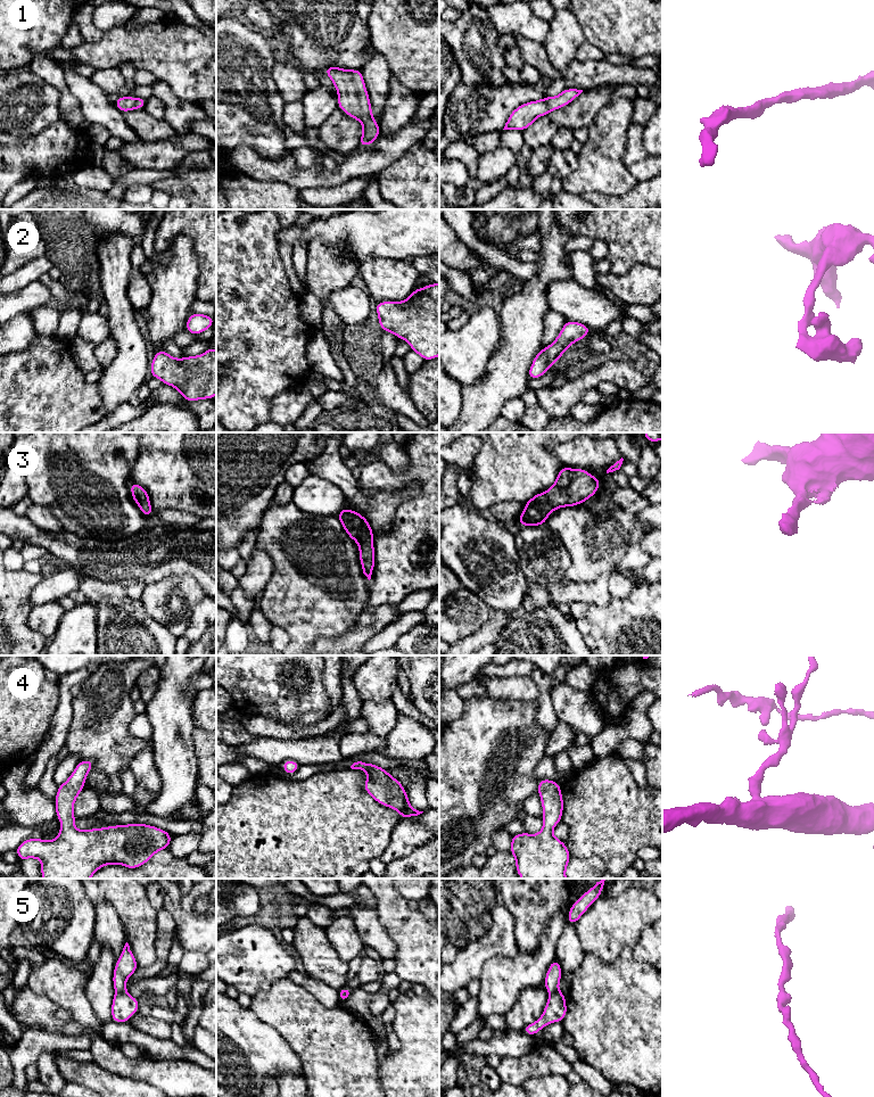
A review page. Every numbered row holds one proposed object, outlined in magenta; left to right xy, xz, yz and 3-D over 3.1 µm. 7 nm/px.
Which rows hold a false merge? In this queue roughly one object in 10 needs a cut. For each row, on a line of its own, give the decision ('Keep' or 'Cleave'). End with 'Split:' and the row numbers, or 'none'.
1: Keep
2: Keep
3: Keep
4: Keep
5: Keep
Split: none

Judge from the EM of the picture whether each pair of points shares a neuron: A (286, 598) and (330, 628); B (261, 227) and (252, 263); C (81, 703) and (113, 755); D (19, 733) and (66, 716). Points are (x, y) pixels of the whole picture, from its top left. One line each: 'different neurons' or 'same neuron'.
A: same neuron
B: same neuron
C: same neuron
D: different neurons

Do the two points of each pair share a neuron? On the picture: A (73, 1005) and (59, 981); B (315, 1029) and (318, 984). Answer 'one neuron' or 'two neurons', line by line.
A: one neuron
B: two neurons

